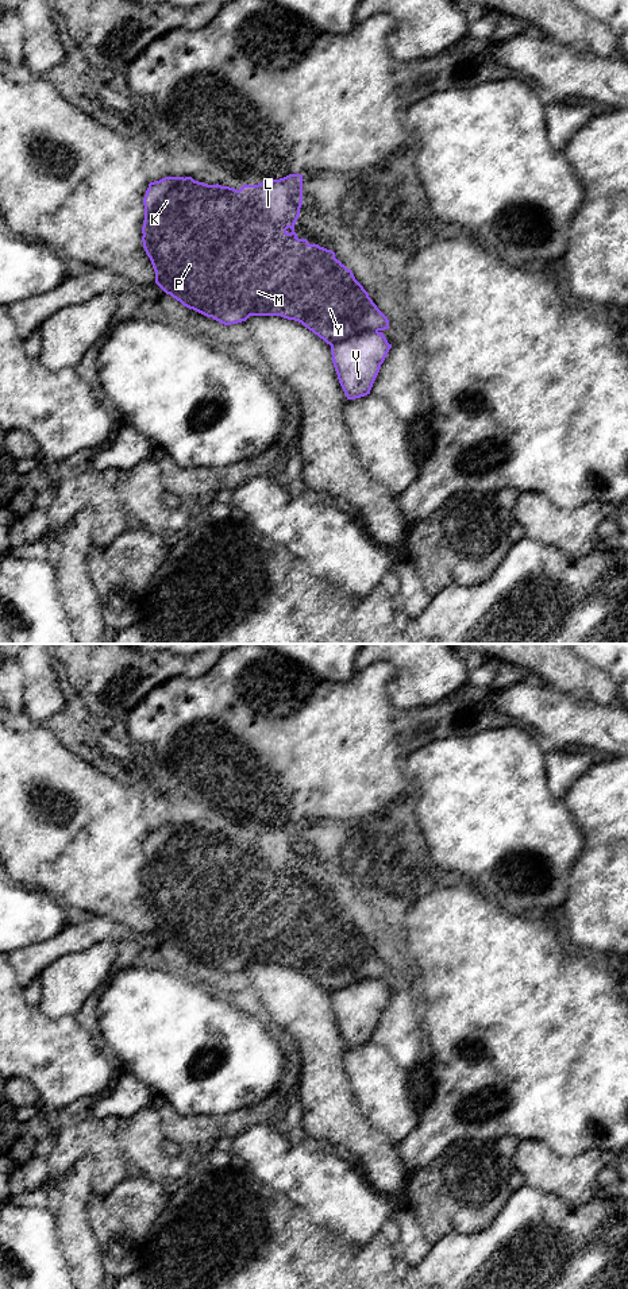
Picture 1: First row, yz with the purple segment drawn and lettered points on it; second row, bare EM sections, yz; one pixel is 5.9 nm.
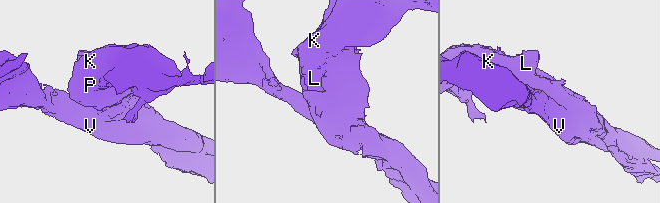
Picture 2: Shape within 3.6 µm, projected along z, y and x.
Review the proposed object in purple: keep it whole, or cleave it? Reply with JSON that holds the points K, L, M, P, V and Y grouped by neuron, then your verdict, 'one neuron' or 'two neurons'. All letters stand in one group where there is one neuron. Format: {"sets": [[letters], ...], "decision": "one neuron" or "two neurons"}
{"sets": [["K", "L", "M", "P", "Y"], ["V"]], "decision": "two neurons"}

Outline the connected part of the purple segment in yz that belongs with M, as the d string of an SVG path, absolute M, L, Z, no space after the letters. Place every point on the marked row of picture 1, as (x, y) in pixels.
M297 173L280 180L266 180L258 185L244 184L239 190L219 184L208 185L194 181L192 177L165 177L159 181L150 182L143 198L145 220L142 227L142 242L155 271L155 283L184 306L207 317L212 317L224 325L246 321L250 316L281 316L301 323L330 346L361 332L388 329L388 317L377 308L369 297L369 293L355 279L352 271L335 258L335 252L315 243L309 244L307 239L297 238L294 224L303 205L303 181L303 175Z

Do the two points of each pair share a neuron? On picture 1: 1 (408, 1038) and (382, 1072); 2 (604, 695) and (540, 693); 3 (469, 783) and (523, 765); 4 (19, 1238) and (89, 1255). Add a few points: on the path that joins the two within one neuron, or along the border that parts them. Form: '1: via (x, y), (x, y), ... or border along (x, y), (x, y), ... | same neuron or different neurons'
1: border along (370, 1041), (381, 1045), (405, 1071) | different neurons
2: border along (540, 682), (574, 697), (598, 702) | different neurons
3: via (482, 783), (492, 783), (509, 765) | same neuron
4: border along (54, 1218), (65, 1264), (72, 1274) | different neurons

